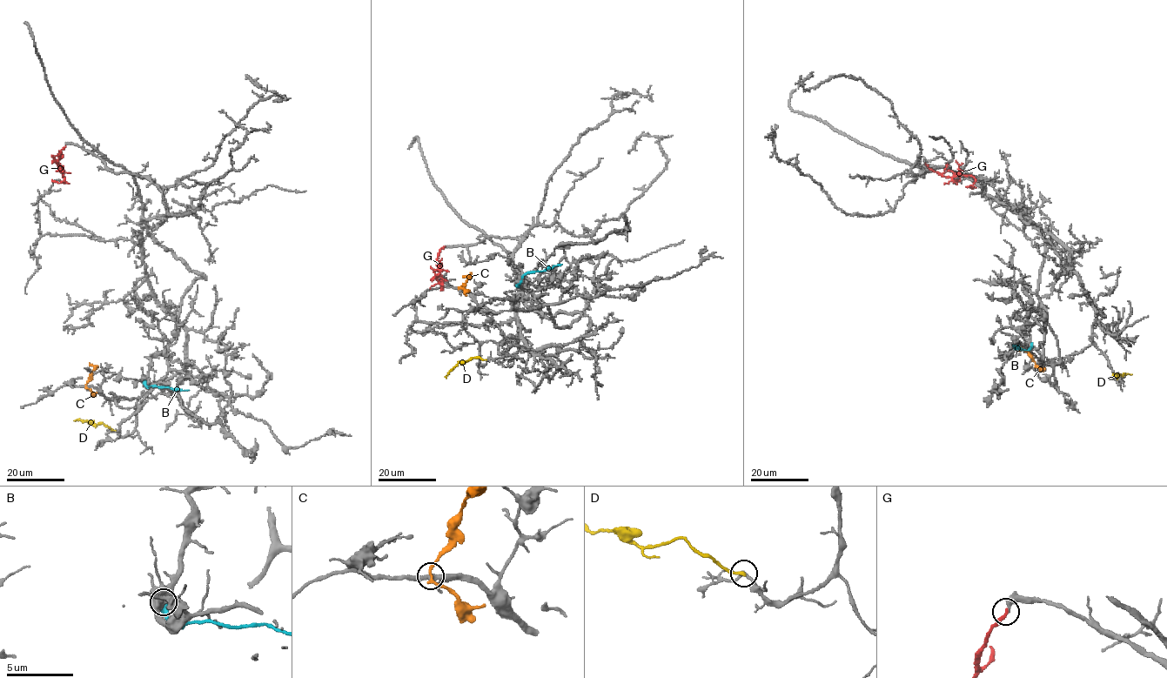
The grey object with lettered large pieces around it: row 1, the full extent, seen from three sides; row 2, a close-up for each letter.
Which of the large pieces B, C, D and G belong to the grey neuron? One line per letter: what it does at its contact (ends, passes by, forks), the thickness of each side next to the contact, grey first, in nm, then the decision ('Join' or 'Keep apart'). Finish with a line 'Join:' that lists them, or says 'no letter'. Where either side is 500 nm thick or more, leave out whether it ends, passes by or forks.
B: Thickness 800 nm (grey) against 700 nm. Keep apart
C: It passes by. Thickness 280 nm (grey) against 200 nm. Keep apart
D: It ends there. Thickness 200 nm (grey) against 240 nm. Keep apart
G: It ends there. Thickness 360 nm (grey) against 240 nm. Join
Join: G

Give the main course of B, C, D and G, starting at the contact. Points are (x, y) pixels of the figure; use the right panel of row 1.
B: (1031, 345), (1024, 349), (1013, 345)
C: (1036, 365), (1027, 352), (1017, 345)
D: (1117, 376), (1113, 374), (1117, 377), (1131, 374)
G: (925, 163), (944, 177), (971, 175), (975, 179), (970, 187), (975, 187)

